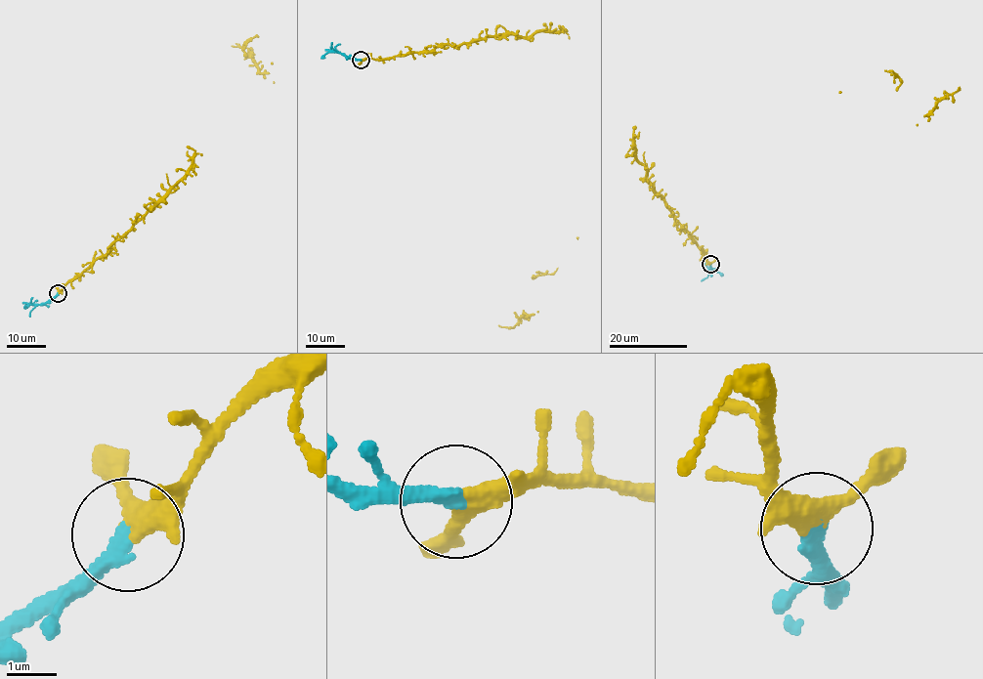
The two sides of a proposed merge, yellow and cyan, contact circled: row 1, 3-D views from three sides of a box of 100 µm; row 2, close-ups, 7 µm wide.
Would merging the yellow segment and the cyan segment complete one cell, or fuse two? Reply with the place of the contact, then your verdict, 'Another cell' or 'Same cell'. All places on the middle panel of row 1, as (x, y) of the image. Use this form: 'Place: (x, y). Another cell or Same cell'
Place: (361, 60). Same cell

